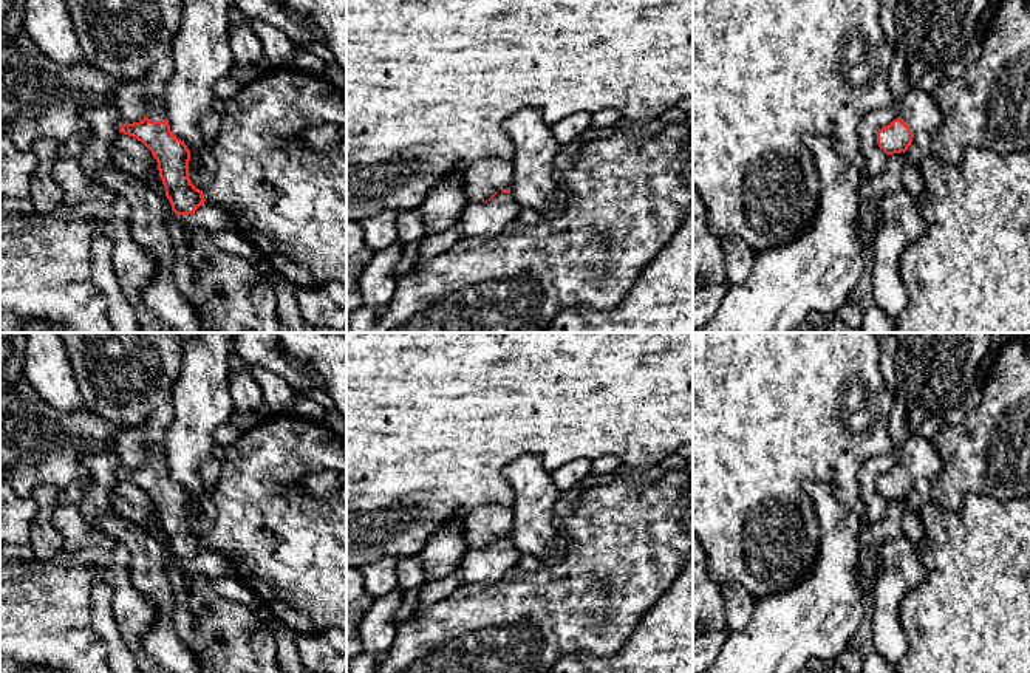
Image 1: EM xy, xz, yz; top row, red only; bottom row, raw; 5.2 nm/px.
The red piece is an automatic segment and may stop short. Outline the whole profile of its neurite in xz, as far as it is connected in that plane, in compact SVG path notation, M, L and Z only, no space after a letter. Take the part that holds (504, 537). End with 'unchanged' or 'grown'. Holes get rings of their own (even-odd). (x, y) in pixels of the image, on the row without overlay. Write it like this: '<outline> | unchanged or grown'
M509 534L483 549L469 549L456 572L462 577L464 585L490 586L500 582L510 568L517 566L520 557L521 552L515 548Z | grown

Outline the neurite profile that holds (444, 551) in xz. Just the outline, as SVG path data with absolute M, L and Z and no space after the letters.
M456 515L448 526L433 535L419 552L428 580L453 574L469 551L464 537L464 515Z

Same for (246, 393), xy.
M229 373L229 391L235 410L264 413L264 399L261 387L249 373Z

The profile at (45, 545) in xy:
M37 486L31 494L39 509L32 520L29 546L39 560L48 560L62 549L53 524L54 511L60 504L60 492L62 489L54 486Z

